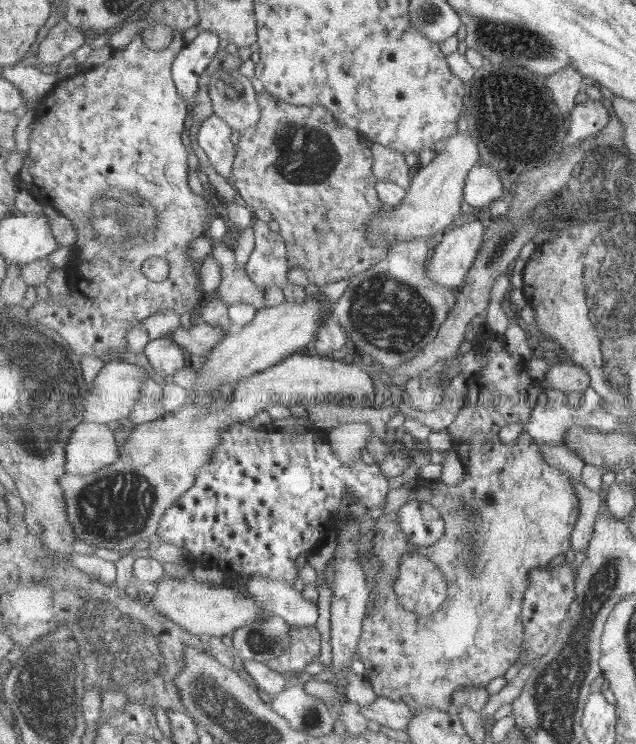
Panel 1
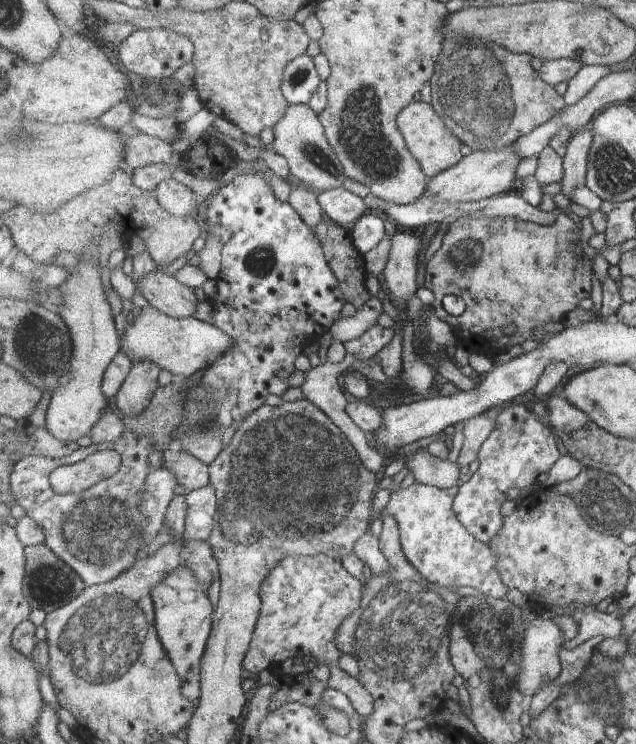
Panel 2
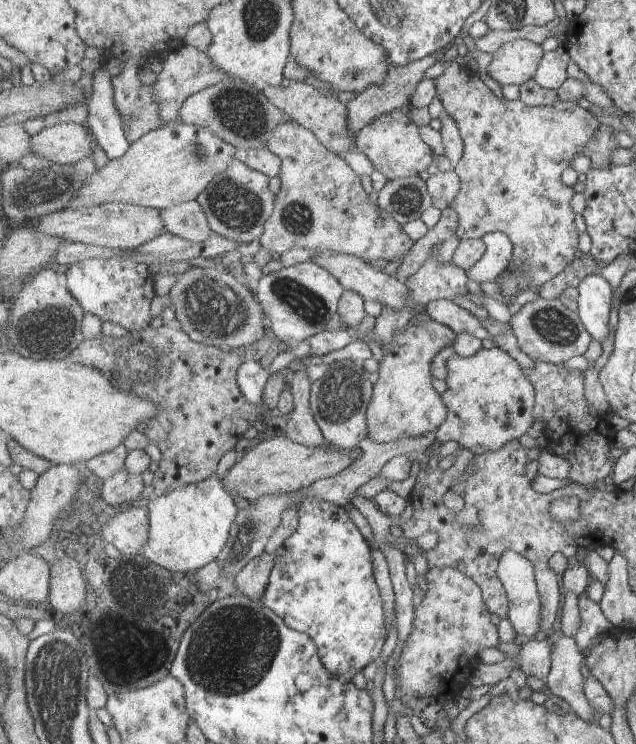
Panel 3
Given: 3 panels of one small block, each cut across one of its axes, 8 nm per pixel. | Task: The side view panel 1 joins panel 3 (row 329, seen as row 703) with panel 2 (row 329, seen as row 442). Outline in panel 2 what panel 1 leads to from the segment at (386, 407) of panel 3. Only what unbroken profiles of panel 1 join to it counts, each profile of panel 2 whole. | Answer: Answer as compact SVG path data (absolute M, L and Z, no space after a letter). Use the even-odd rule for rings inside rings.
M573 204L571 209L575 216L560 212L555 215L553 222L549 222L547 216L546 226L511 218L489 221L474 216L458 217L448 225L440 248L426 264L422 286L433 295L429 305L433 314L451 326L462 346L470 352L486 353L494 358L510 346L527 344L527 340L535 338L545 325L563 322L565 315L575 310L581 300L591 299L591 292L595 292L596 277L591 273L589 259L583 248L583 226L589 224L593 232L589 222L591 212L577 204ZM451 294L462 297L467 306L465 313L458 317L443 311L443 296Z

